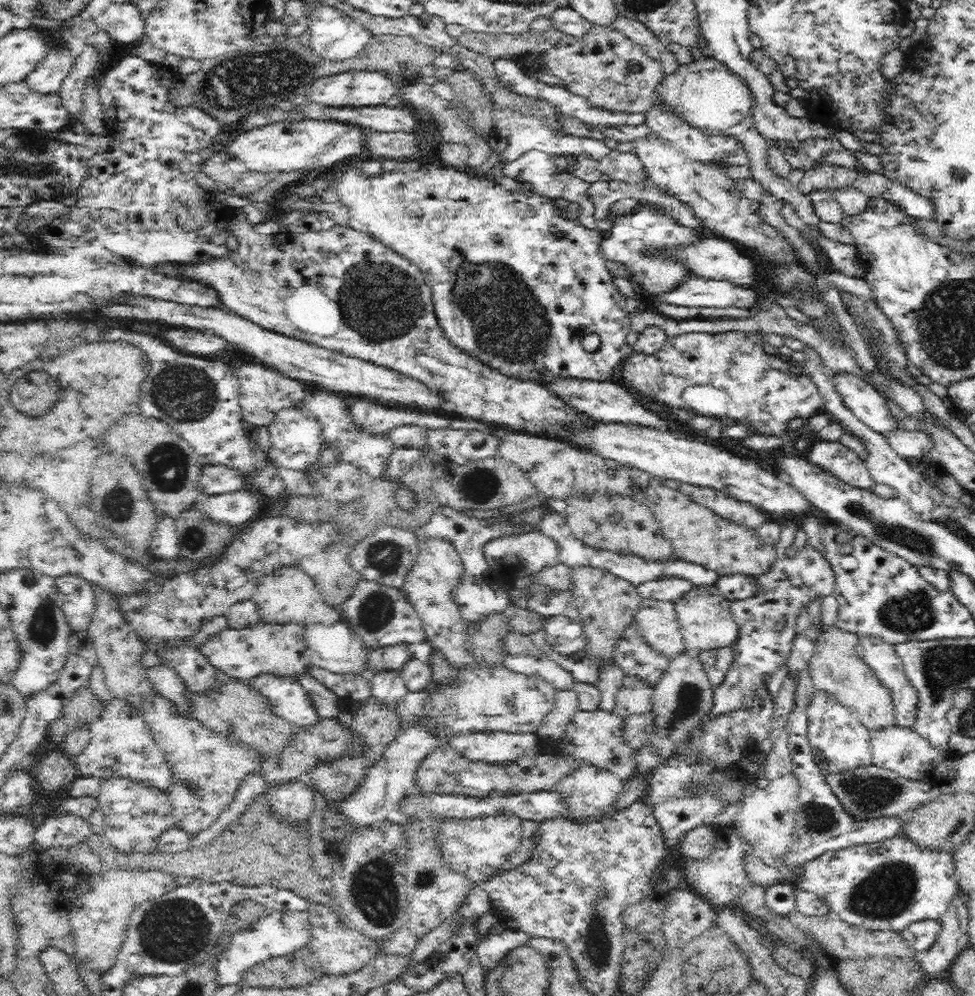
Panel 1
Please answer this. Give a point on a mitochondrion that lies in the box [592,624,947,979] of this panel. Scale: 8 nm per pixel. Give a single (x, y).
(886, 892)

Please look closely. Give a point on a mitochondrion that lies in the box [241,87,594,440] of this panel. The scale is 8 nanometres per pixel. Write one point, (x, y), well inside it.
(504, 321)

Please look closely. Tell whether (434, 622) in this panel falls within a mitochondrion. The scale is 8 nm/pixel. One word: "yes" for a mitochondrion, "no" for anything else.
no

